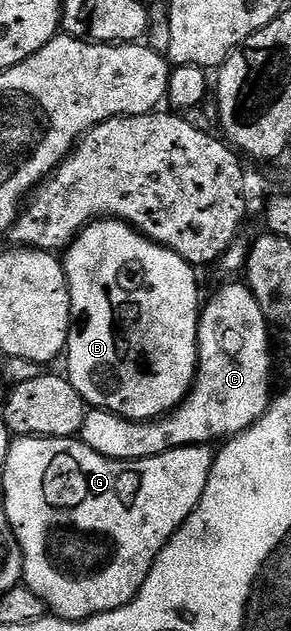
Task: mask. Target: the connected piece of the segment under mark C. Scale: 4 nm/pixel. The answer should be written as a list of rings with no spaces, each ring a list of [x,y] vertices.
[[[244,281],[229,282],[226,286],[221,286],[213,295],[208,295],[207,301],[202,305],[201,312],[197,320],[197,374],[194,378],[193,387],[189,391],[188,396],[180,403],[176,410],[165,415],[163,418],[154,418],[152,422],[132,422],[126,418],[120,418],[117,414],[112,414],[110,410],[90,409],[85,415],[81,432],[80,441],[84,442],[87,448],[91,448],[95,452],[99,452],[108,458],[115,460],[139,460],[140,458],[150,458],[151,456],[159,456],[168,450],[175,448],[183,448],[184,446],[204,446],[206,444],[216,443],[216,438],[220,440],[228,439],[235,434],[241,434],[247,427],[253,426],[269,409],[269,403],[273,399],[273,391],[271,392],[271,382],[273,380],[273,358],[271,356],[271,340],[269,338],[269,330],[271,324],[263,316],[263,308],[259,308],[259,300],[255,300],[255,296],[250,292],[248,285]]]

